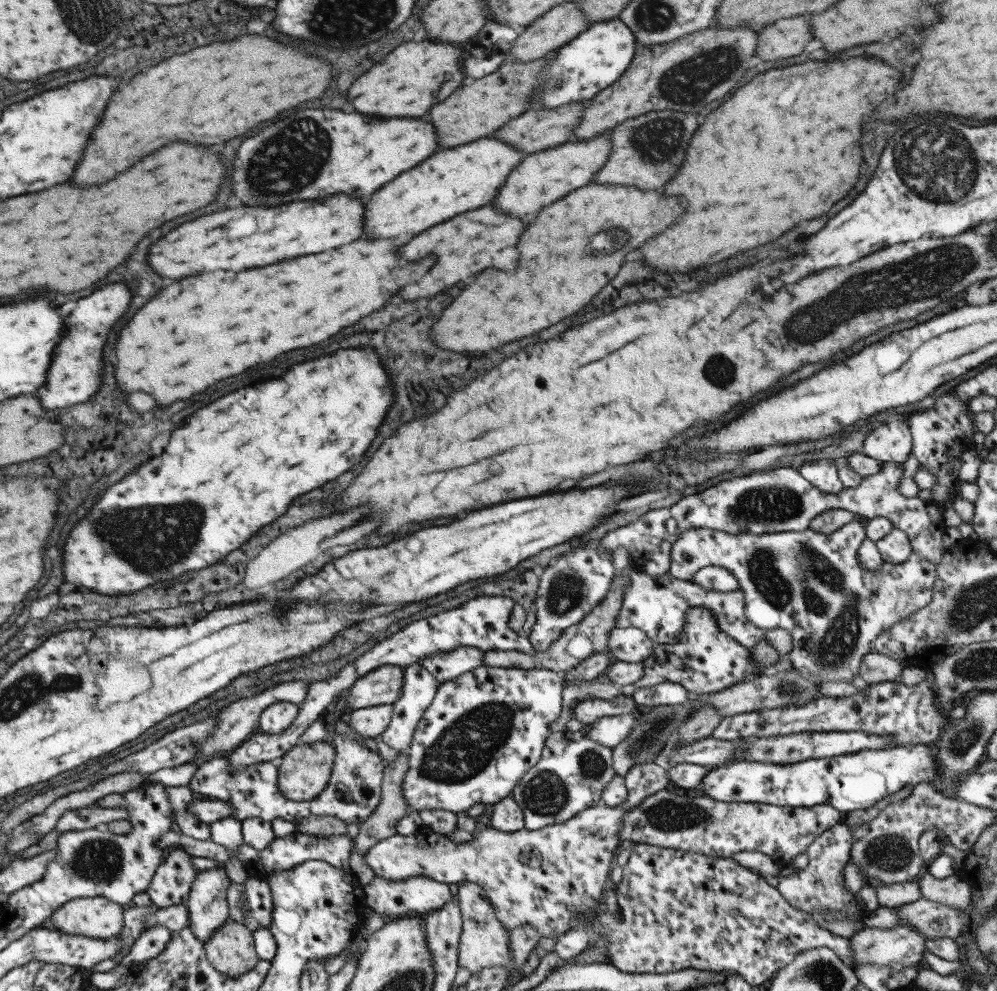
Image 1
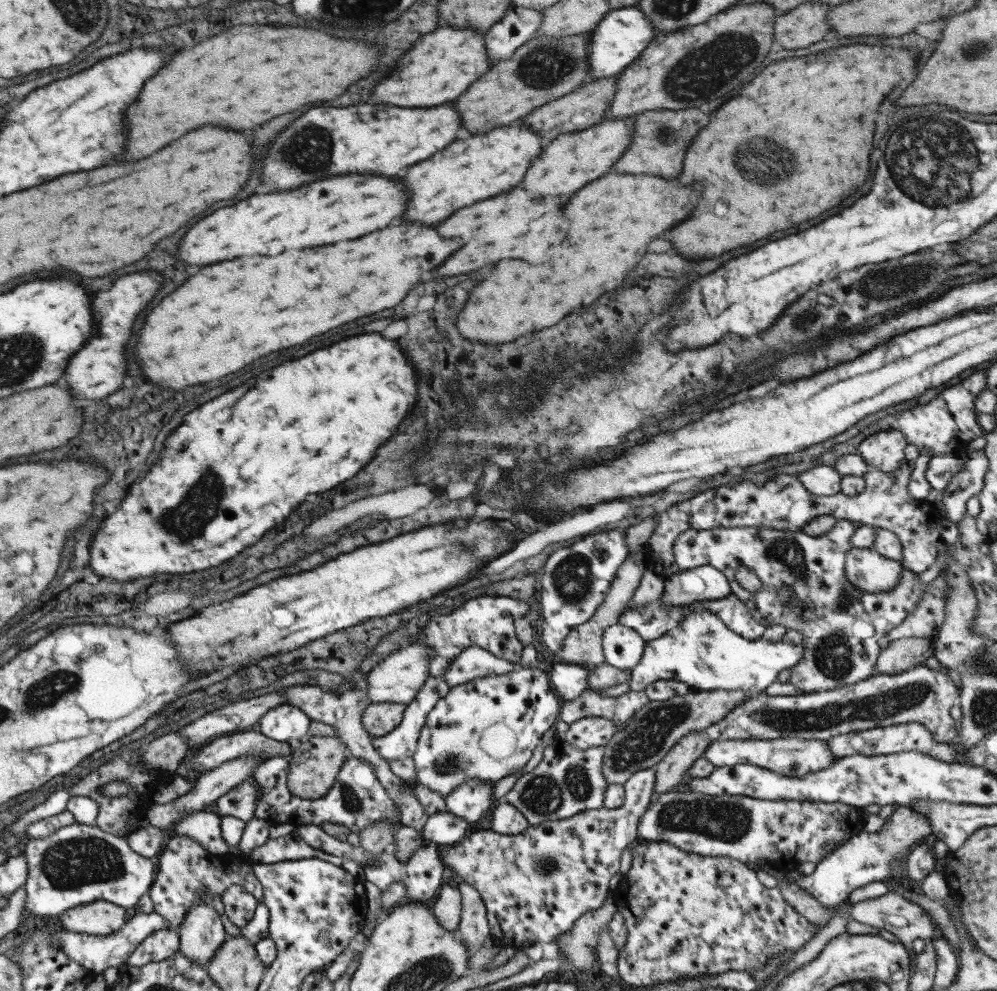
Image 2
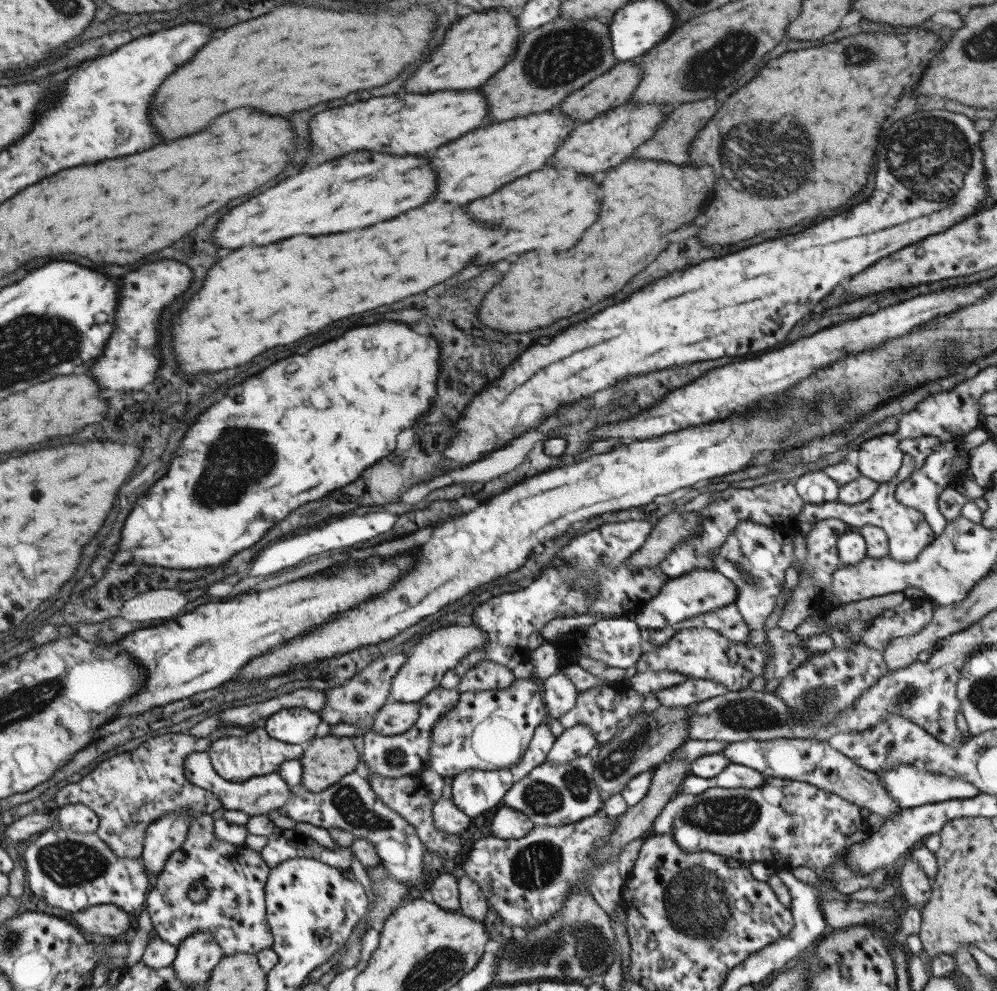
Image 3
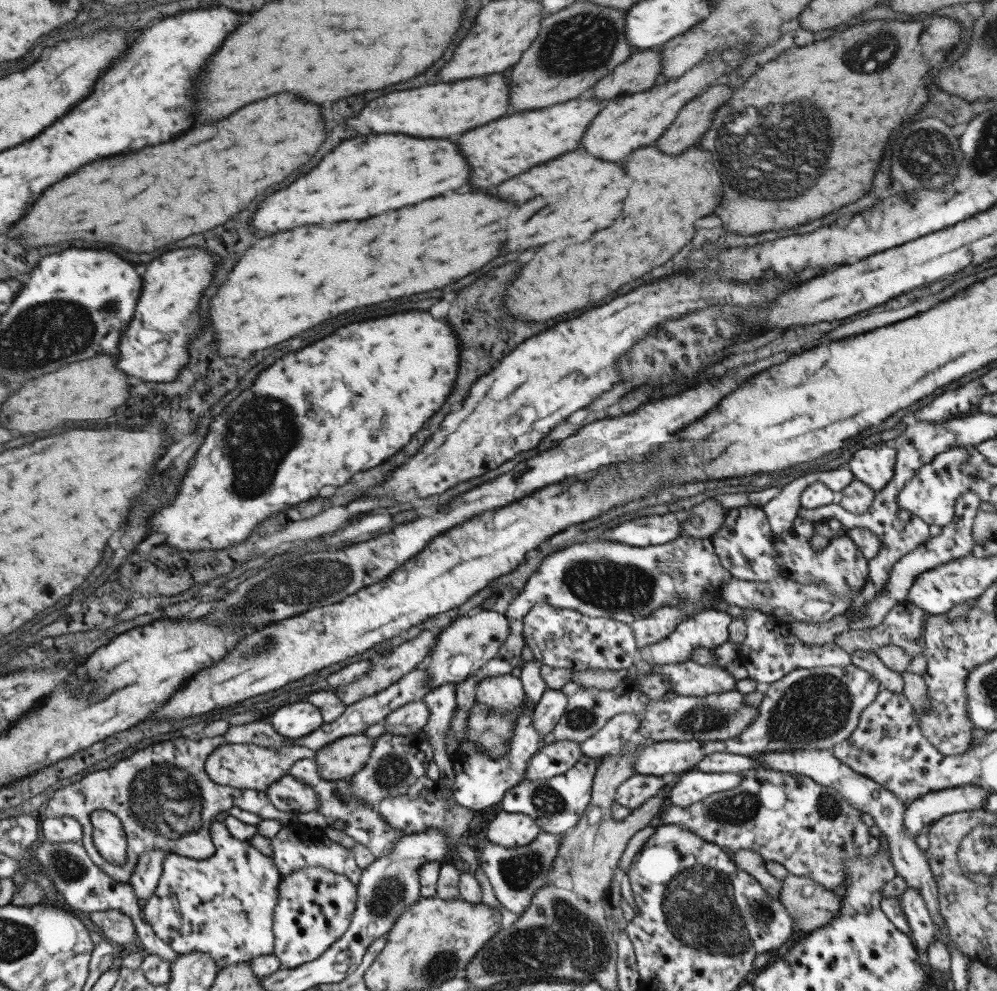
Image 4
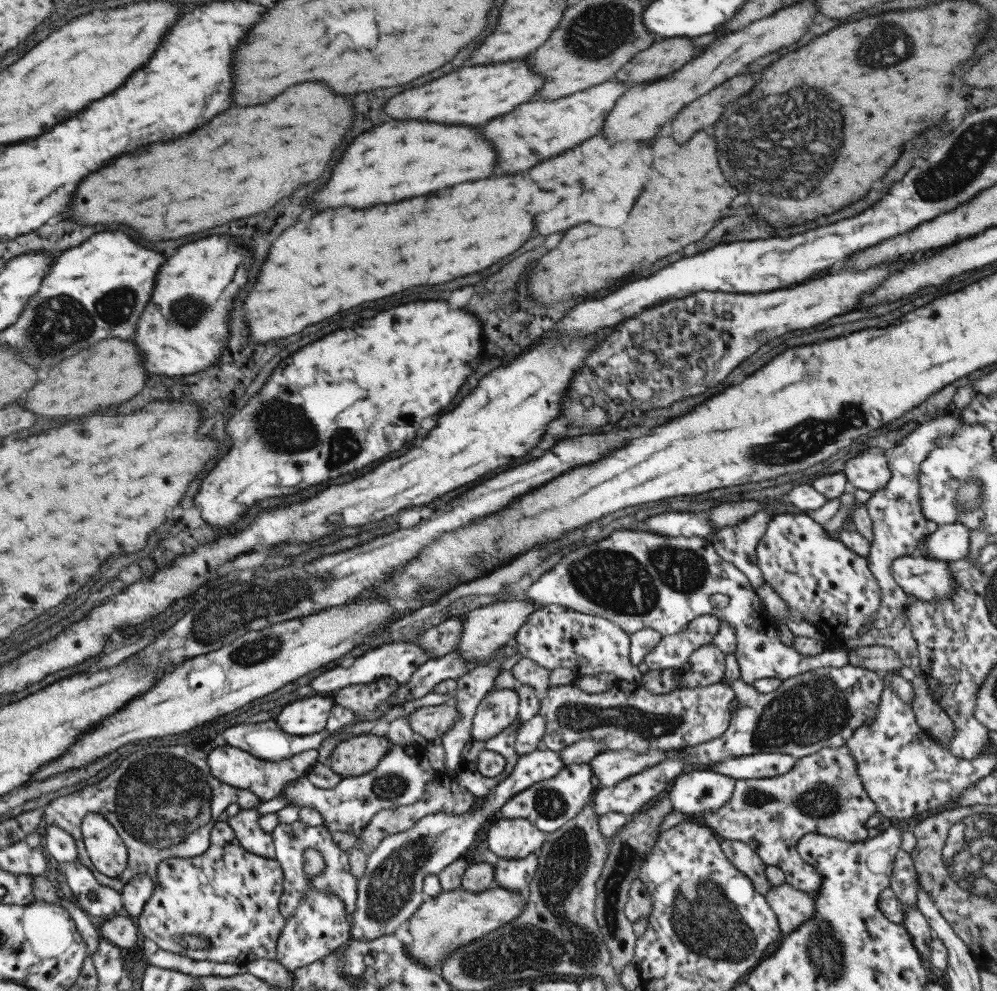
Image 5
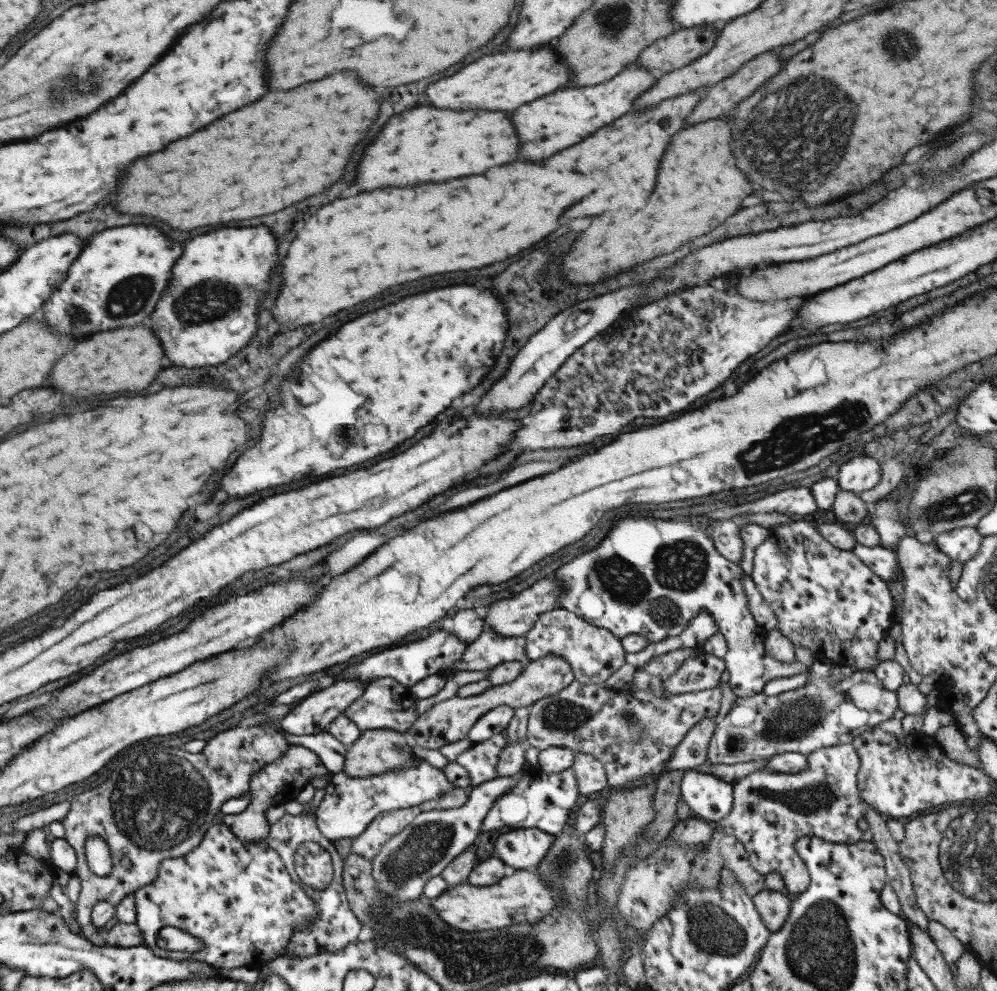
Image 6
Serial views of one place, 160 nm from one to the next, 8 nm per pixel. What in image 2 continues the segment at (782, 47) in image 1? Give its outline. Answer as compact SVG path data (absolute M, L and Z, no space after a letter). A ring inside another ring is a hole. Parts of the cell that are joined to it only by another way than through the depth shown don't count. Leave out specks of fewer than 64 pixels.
M819 1L798 4L774 19L774 41L783 48L805 48L807 44L815 44L827 34L827 6Z

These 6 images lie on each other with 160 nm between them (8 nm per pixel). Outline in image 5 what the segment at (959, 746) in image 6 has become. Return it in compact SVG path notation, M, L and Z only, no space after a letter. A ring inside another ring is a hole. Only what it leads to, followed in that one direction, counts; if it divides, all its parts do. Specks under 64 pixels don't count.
M913 677L910 683L914 694L910 707L916 723L934 740L950 740L954 733L954 724L934 702L924 677Z

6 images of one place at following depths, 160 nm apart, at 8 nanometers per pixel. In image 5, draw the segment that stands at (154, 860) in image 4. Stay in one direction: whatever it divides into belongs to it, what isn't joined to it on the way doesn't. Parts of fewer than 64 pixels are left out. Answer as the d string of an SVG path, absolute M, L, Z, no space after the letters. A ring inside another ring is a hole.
M147 874L133 876L121 889L121 901L123 901L122 913L127 917L135 919L155 890L155 882Z

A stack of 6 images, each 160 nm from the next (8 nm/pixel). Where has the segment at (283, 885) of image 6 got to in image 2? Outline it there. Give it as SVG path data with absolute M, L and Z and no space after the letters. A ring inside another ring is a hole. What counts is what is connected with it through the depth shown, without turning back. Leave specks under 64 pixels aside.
M174 835L165 840L154 862L156 870L148 894L153 903L153 910L164 918L167 930L178 930L179 924L193 903L205 903L205 905L211 906L219 913L219 917L223 918L221 892L225 892L229 886L236 885L241 886L255 898L256 907L252 917L243 927L237 927L224 920L224 933L227 937L240 934L253 945L258 940L268 937L268 910L263 905L262 887L255 878L256 876L251 870L251 862L246 856L237 858L229 852L223 855L211 854L205 848L201 848L195 840Z

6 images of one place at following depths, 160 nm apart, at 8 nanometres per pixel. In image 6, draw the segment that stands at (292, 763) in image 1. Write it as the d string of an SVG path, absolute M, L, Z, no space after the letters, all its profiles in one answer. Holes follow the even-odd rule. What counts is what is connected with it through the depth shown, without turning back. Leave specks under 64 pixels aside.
M391 729L364 730L359 738L346 749L343 772L350 777L367 777L383 774L388 770L402 770L418 763L412 752L411 742L402 733Z

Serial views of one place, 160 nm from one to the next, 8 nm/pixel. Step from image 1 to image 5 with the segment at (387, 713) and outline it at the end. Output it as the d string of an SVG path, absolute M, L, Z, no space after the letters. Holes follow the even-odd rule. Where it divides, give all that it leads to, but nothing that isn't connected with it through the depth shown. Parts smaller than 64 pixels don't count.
M453 703L416 708L407 715L410 729L422 736L427 743L439 739L458 719L457 707Z

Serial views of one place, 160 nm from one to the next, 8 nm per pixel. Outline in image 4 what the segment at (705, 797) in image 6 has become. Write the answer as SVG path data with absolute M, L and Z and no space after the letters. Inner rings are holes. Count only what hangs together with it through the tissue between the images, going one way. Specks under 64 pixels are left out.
M695 768L677 775L675 784L667 792L669 802L685 808L710 794L731 790L742 779L741 772L701 772Z

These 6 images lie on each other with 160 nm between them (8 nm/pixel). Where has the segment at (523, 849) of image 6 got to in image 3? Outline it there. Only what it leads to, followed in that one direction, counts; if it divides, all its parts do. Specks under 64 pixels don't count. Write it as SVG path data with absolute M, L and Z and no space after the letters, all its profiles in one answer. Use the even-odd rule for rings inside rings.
M504 806L496 811L489 828L493 837L509 840L521 839L533 826L525 814Z

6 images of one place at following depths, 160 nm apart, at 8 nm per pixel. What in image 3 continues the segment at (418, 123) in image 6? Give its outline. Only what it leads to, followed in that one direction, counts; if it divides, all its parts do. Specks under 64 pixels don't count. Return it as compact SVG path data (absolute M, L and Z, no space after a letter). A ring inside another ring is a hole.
M351 152L257 194L245 204L229 210L213 230L219 248L235 250L247 244L265 246L287 236L325 232L349 232L379 220L389 220L409 208L425 204L435 194L437 182L429 162L413 156L387 156L379 152Z

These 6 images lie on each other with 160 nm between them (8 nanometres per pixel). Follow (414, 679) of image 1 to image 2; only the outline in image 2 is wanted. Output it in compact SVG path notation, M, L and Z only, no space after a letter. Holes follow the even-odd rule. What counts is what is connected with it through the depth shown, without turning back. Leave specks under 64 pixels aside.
M428 676L415 698L406 704L401 722L387 734L372 737L371 744L385 761L411 757L416 749L419 731L426 715L435 703L449 692L448 684L441 676Z

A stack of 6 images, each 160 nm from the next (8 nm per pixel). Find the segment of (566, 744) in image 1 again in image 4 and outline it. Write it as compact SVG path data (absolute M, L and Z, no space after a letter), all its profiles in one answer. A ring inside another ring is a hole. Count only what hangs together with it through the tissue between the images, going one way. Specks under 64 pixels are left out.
M581 755L575 764L572 764L565 772L547 779L535 778L524 780L511 787L500 800L502 810L511 813L523 813L528 815L540 831L553 835L563 834L572 829L581 813L585 810L590 799L590 788L593 782L596 759Z

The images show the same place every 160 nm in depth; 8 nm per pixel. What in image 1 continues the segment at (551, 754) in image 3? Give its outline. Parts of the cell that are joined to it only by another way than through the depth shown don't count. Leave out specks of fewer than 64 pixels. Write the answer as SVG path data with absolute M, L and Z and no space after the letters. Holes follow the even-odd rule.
M636 712L610 717L601 717L590 725L583 725L583 734L601 746L612 748L621 742L638 723Z

